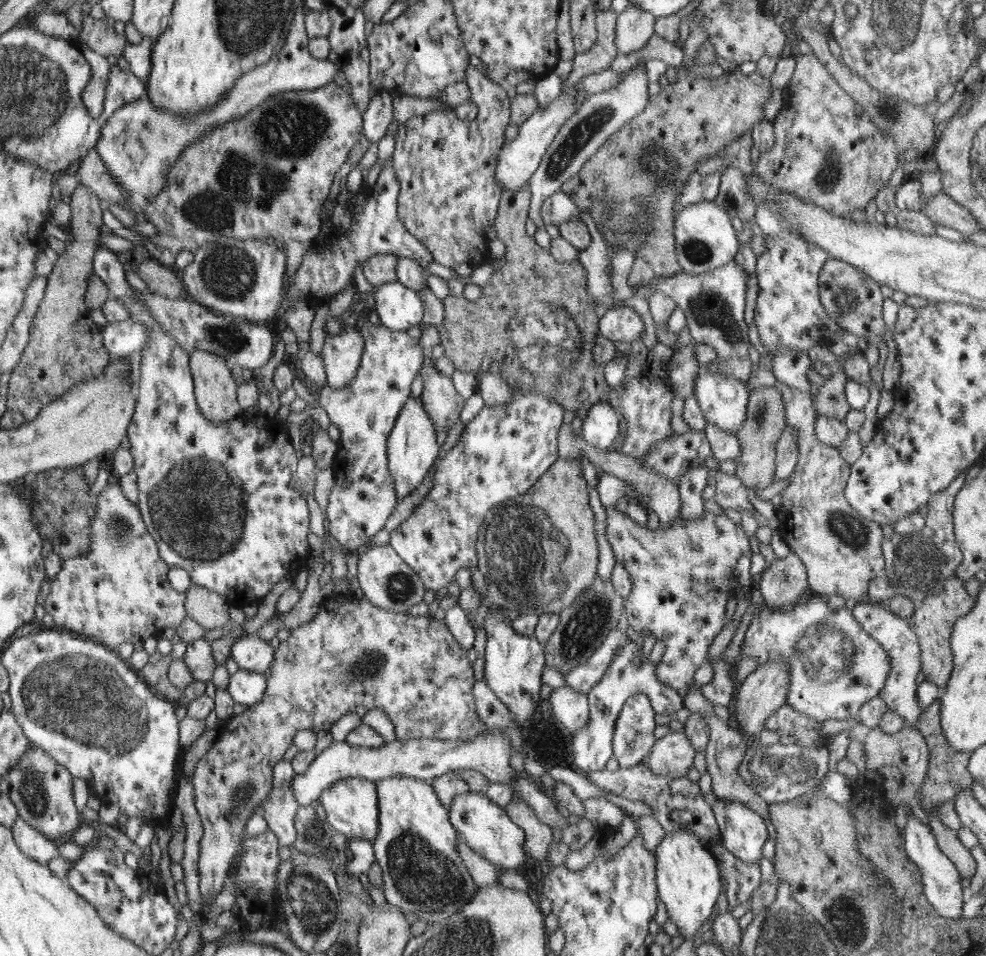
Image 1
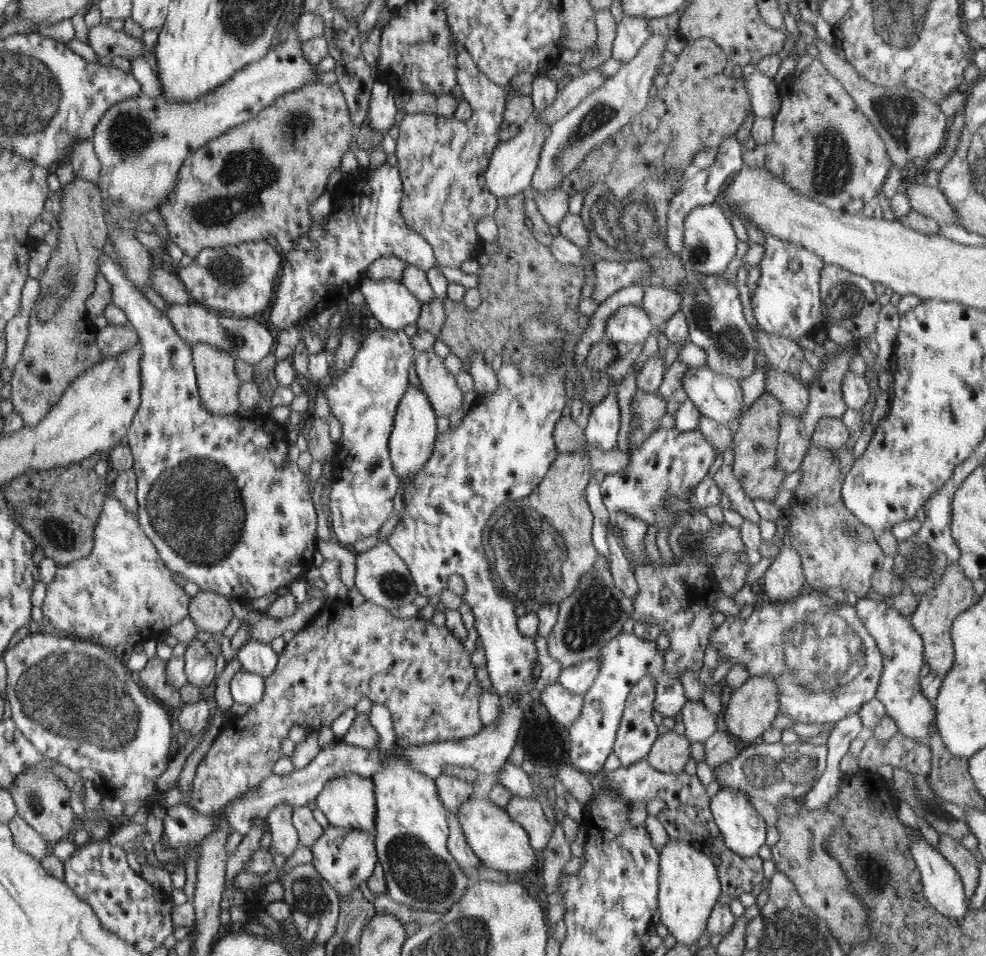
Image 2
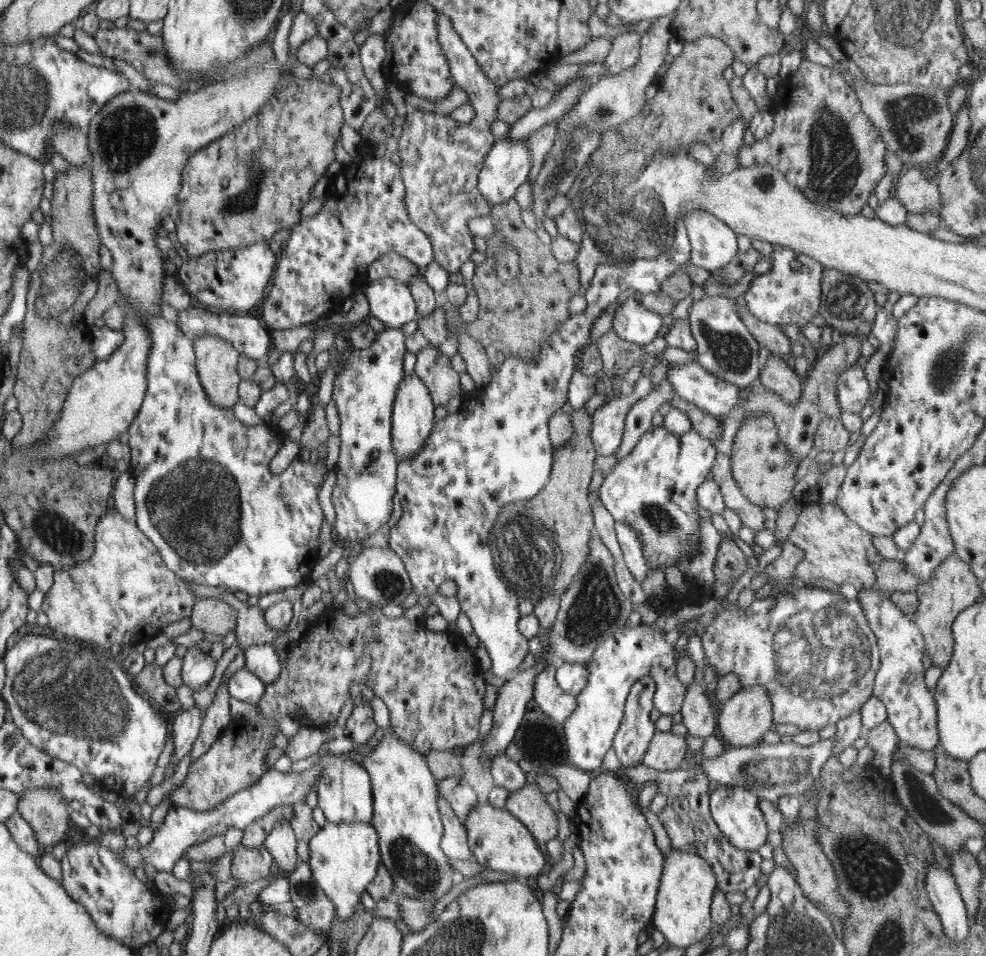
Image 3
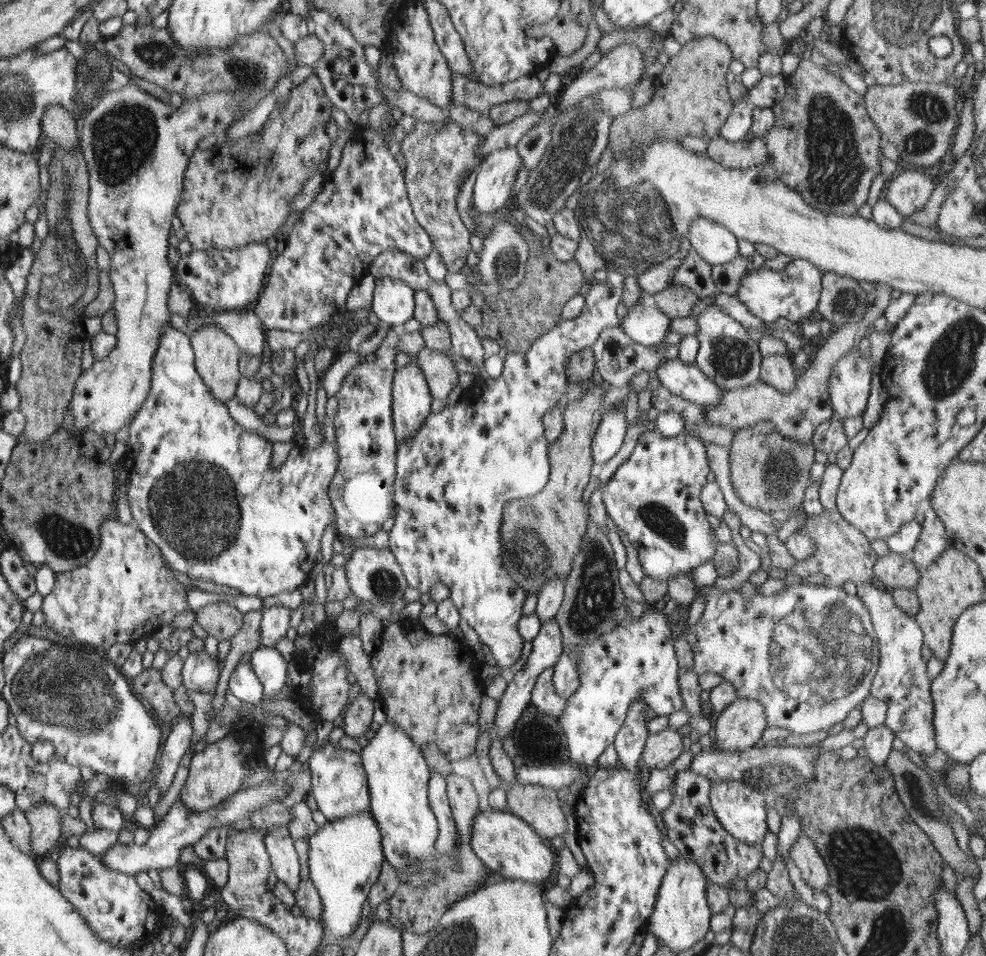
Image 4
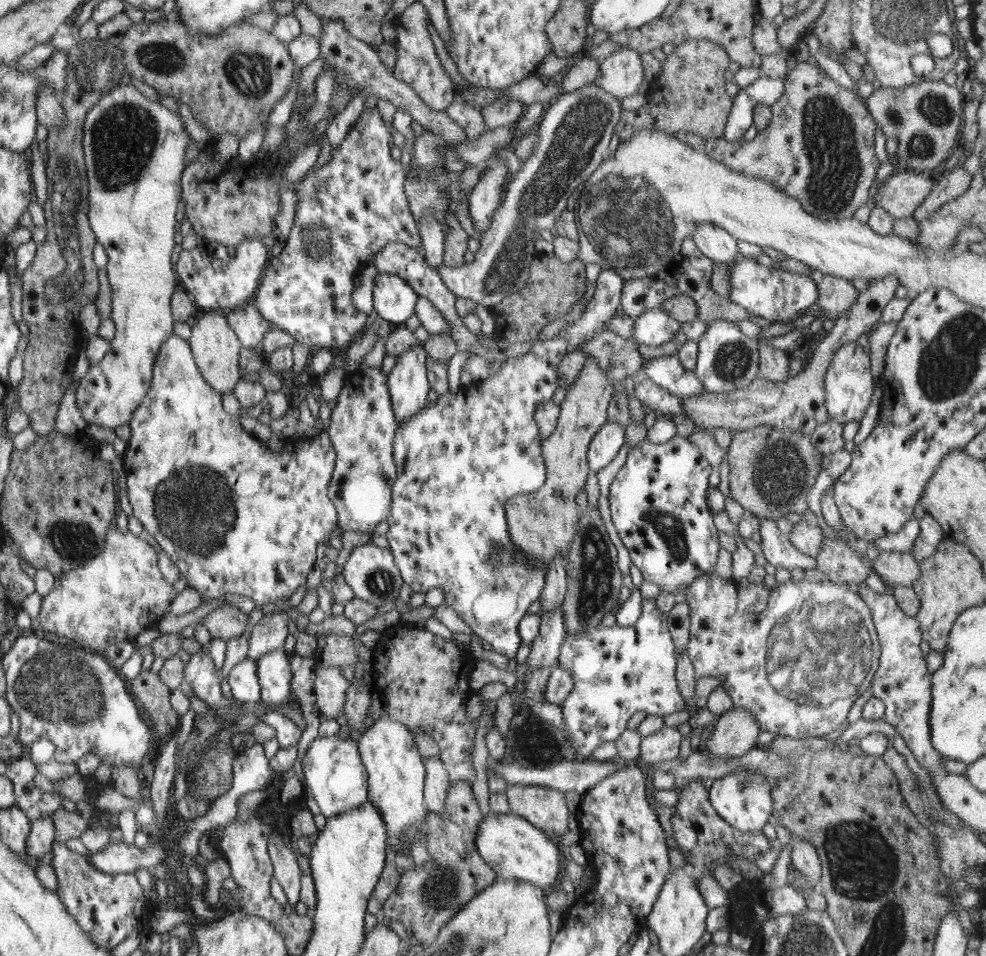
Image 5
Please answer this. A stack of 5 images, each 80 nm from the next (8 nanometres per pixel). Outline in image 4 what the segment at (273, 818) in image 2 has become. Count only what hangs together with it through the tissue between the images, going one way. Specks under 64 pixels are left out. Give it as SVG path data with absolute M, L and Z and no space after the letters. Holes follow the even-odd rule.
M287 825L275 827L264 840L269 858L272 860L272 870L278 879L288 885L293 894L301 881L299 856L294 841Z

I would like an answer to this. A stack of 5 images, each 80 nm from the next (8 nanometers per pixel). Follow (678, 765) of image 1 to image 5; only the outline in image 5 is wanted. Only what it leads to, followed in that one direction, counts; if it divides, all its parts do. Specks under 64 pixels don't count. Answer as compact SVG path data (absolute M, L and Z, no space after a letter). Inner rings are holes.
M666 725L656 733L643 738L640 743L639 760L642 765L656 765L679 756L682 736L676 728Z

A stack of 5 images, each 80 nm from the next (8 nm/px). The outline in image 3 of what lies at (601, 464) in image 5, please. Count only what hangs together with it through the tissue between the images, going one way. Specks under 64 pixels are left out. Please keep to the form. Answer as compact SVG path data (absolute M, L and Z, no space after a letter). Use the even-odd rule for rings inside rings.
M627 392L618 398L608 396L606 402L595 410L589 435L597 454L608 456L617 452L628 411L636 402L635 397Z

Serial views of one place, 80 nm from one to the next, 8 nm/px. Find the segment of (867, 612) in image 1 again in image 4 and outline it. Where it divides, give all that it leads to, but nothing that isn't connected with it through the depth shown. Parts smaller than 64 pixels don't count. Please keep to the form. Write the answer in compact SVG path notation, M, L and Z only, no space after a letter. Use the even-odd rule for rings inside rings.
M862 583L857 587L857 595L868 609L879 644L879 667L872 681L870 695L887 704L884 724L906 747L919 752L921 756L934 754L938 749L933 724L931 679L927 675L927 662L920 653L924 646L923 630L914 617L907 615L895 603L890 591L880 585Z

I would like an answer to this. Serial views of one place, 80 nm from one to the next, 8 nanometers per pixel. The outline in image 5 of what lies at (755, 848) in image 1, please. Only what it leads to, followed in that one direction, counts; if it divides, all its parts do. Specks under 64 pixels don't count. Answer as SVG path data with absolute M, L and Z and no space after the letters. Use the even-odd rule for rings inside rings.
M741 765L736 773L730 773L714 780L714 784L708 794L714 810L730 826L740 832L761 832L764 824L772 821L772 789L772 784L768 783L768 779L760 774L760 771L755 766Z

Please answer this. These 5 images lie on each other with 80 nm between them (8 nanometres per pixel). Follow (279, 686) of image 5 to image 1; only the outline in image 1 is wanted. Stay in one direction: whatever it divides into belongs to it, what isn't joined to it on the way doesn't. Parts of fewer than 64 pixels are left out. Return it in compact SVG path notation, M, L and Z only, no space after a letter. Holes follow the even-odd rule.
M258 635L237 638L231 646L231 656L240 669L263 673L271 667L275 648L260 640Z

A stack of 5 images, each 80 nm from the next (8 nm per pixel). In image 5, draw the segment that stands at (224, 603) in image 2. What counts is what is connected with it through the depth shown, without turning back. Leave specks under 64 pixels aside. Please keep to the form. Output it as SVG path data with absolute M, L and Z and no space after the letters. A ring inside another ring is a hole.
M230 604L212 610L204 617L204 626L213 638L230 640L240 636L247 628L248 614Z

